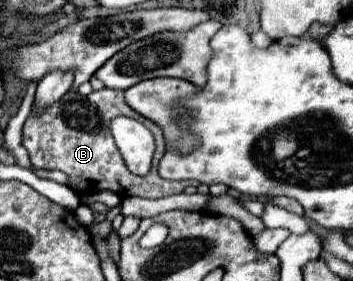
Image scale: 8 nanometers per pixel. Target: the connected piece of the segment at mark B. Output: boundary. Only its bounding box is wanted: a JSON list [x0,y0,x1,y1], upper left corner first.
[23,88,197,198]

